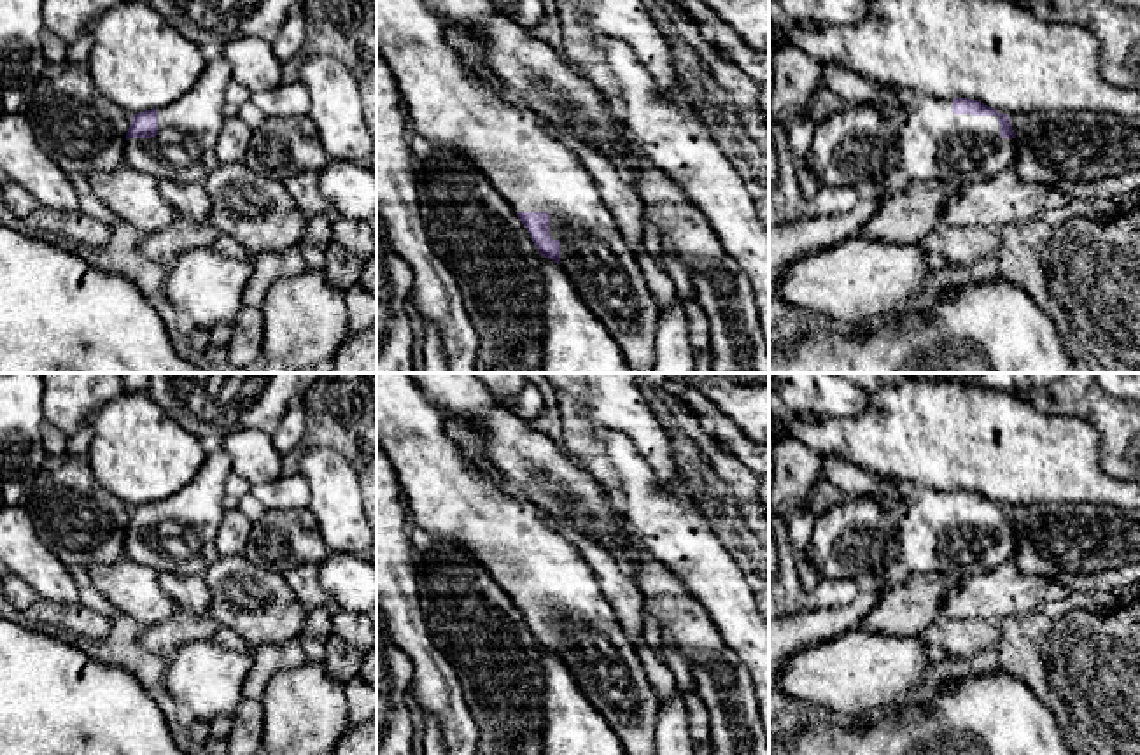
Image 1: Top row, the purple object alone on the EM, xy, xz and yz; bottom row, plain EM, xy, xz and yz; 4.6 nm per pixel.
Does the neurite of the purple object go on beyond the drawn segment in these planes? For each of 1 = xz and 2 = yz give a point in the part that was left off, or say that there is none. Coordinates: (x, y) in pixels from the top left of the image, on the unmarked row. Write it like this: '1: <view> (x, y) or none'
1: xz (449, 498)
2: yz (934, 535)

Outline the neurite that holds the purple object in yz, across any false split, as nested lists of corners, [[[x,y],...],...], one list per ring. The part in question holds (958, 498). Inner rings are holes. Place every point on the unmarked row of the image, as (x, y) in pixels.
[[[916,490],[895,512],[898,561],[911,573],[942,573],[953,582],[988,573],[1002,562],[1014,561],[1017,550],[1016,526],[1007,506],[970,490]]]

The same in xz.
[[[376,373],[376,443],[389,457],[413,526],[436,541],[457,545],[485,566],[508,592],[543,650],[560,657],[592,708],[618,736],[625,755],[655,755],[658,701],[636,646],[604,599],[594,571],[562,531],[548,527],[538,508],[482,475],[452,443],[445,415],[427,399],[410,373]]]

